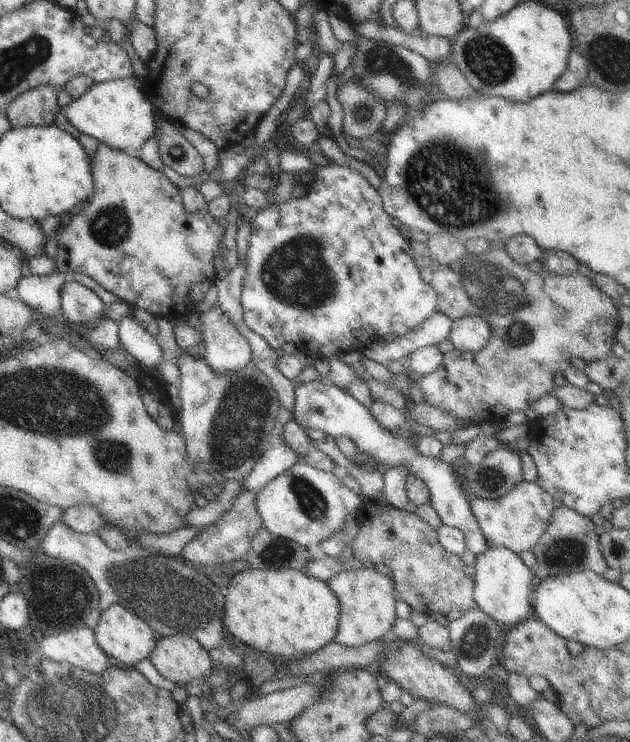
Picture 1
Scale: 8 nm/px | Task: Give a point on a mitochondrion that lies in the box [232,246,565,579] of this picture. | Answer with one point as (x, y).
(490, 287)

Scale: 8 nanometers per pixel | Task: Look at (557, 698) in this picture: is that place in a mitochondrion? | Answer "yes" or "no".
no

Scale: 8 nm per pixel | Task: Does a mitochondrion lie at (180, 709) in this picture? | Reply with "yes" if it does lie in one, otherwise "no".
no

